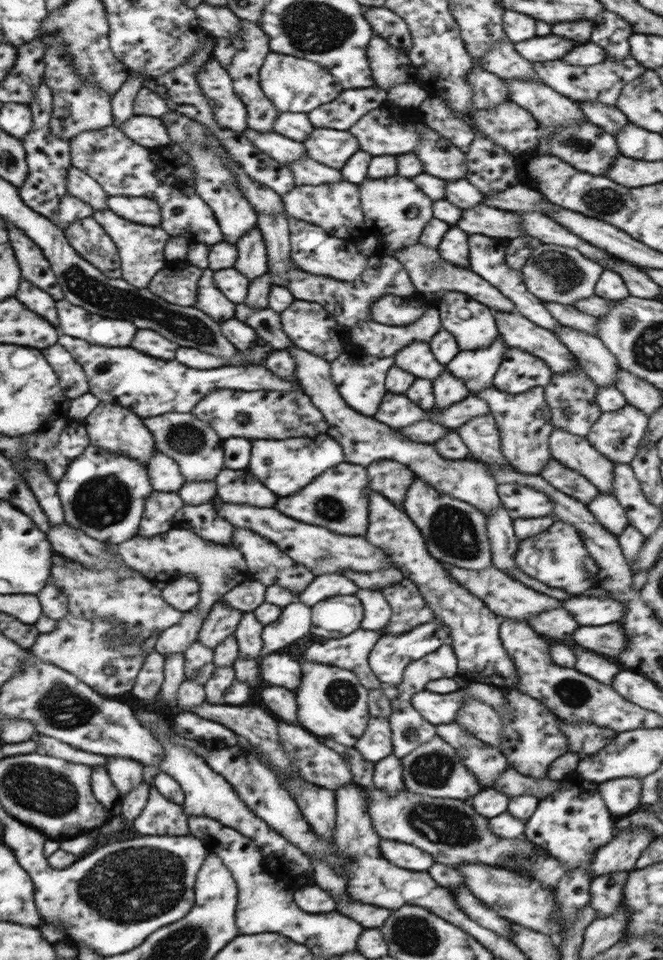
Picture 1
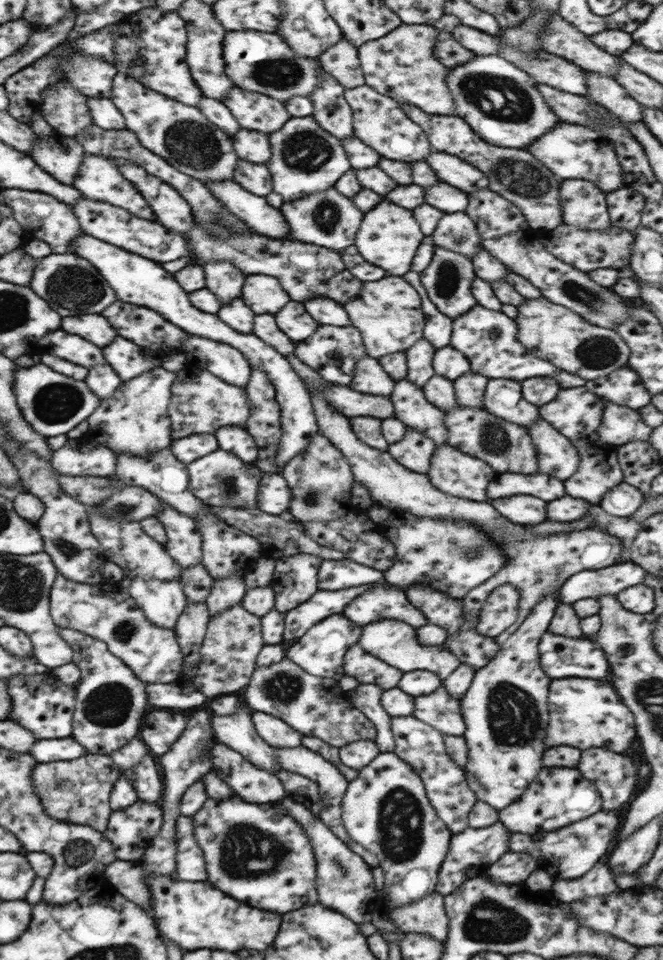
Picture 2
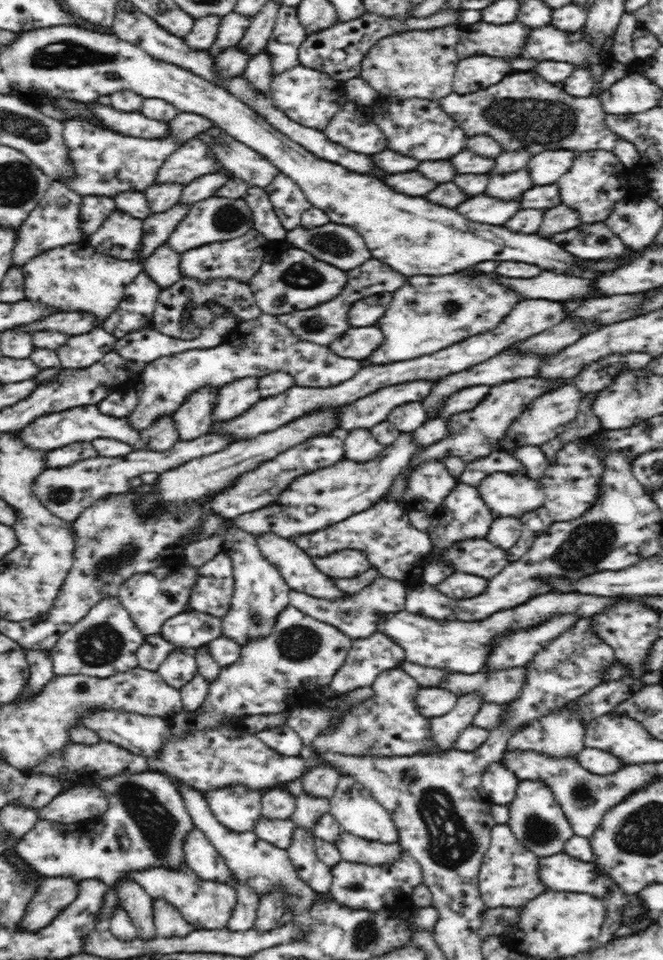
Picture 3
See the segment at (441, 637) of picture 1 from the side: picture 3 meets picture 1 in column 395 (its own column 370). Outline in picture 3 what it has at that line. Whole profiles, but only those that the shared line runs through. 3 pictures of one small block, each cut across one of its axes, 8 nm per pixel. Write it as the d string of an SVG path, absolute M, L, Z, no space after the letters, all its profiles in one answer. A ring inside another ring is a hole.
M378 632L354 640L344 667L334 675L328 687L339 694L370 687L376 676L398 668L400 662L405 662L404 656L406 654L401 646Z

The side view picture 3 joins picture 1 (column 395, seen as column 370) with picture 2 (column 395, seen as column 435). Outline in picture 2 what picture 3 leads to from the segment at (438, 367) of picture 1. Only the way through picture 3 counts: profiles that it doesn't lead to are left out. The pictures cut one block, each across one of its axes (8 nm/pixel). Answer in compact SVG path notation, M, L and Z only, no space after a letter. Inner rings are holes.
M385 274L380 280L364 282L362 292L352 298L344 310L360 331L364 348L376 359L394 352L405 352L423 338L426 316L417 290L401 276Z

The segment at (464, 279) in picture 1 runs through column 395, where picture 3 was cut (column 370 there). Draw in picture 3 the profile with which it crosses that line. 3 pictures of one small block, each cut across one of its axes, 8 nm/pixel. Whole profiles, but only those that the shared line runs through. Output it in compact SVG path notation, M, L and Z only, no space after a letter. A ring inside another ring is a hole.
M328 223L314 228L304 228L300 224L296 228L287 231L285 240L295 248L308 252L317 260L334 265L343 271L352 270L373 258L372 252L367 248L365 240L360 236L360 233L343 224Z

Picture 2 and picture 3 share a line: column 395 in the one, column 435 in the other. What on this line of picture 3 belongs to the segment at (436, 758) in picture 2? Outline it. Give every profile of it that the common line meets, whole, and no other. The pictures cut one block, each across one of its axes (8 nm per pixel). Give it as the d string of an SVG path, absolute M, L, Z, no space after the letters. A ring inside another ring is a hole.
M478 691L462 695L456 702L456 706L444 714L444 716L432 717L431 732L434 738L434 748L428 752L420 752L424 755L441 753L442 751L452 750L456 738L472 725L472 720L482 708L484 697Z

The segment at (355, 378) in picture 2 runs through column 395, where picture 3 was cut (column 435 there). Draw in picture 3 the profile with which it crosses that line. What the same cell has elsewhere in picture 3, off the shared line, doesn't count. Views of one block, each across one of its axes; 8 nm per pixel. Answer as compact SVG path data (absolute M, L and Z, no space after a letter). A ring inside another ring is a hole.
M415 380L380 388L373 394L344 405L338 416L337 434L345 435L354 429L371 429L387 420L387 416L401 404L422 402L432 392L436 381Z

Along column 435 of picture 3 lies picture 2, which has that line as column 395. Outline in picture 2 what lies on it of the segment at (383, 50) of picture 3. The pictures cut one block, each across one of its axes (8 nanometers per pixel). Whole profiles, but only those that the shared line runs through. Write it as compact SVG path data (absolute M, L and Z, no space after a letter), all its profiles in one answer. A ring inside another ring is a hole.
M404 24L357 48L365 84L396 102L414 104L428 114L457 116L454 97L446 85L449 68L434 57L439 30L427 24Z

